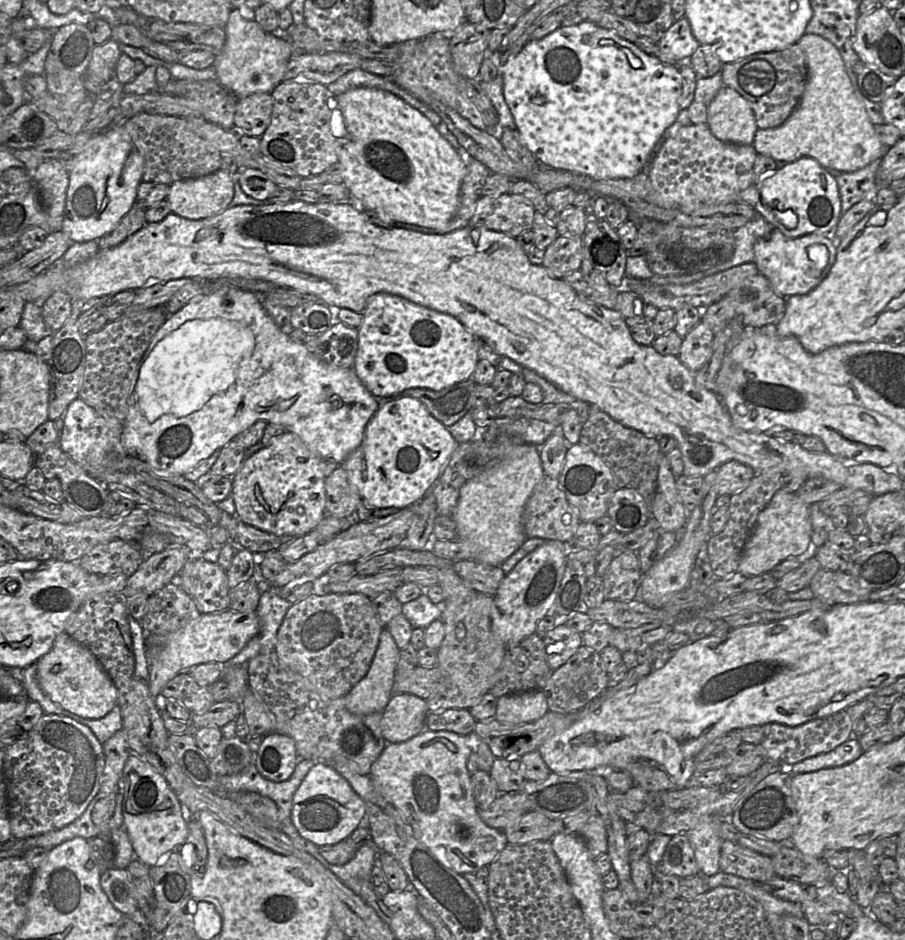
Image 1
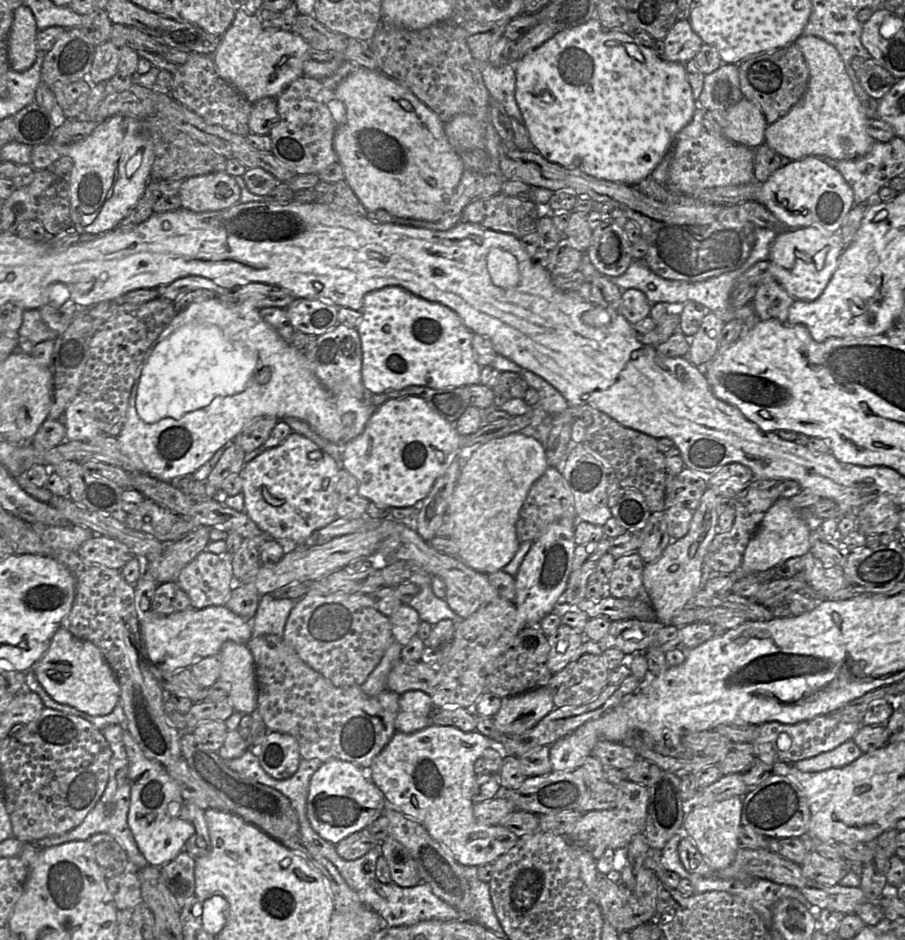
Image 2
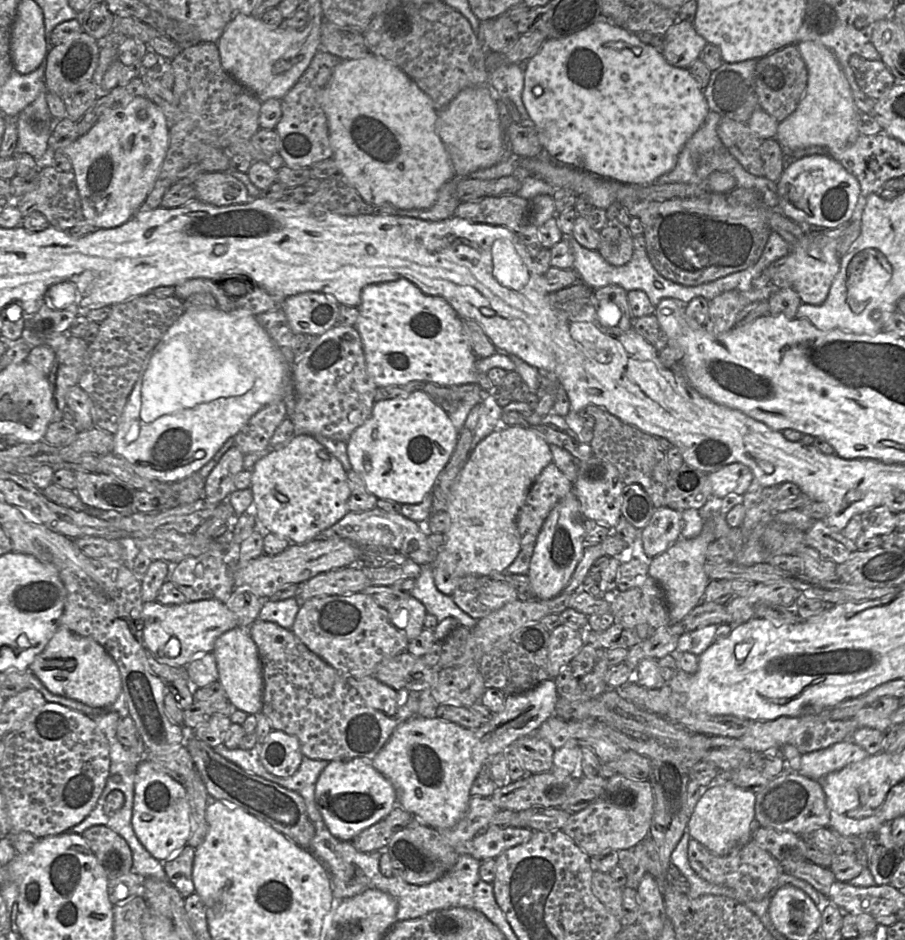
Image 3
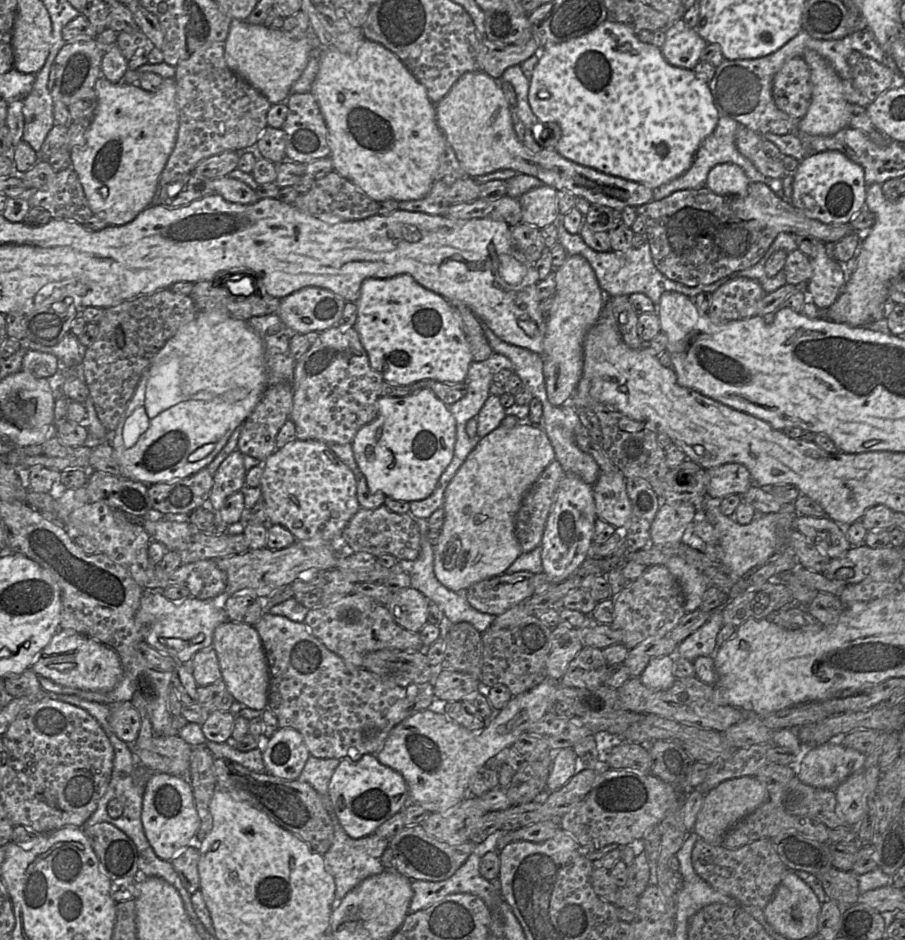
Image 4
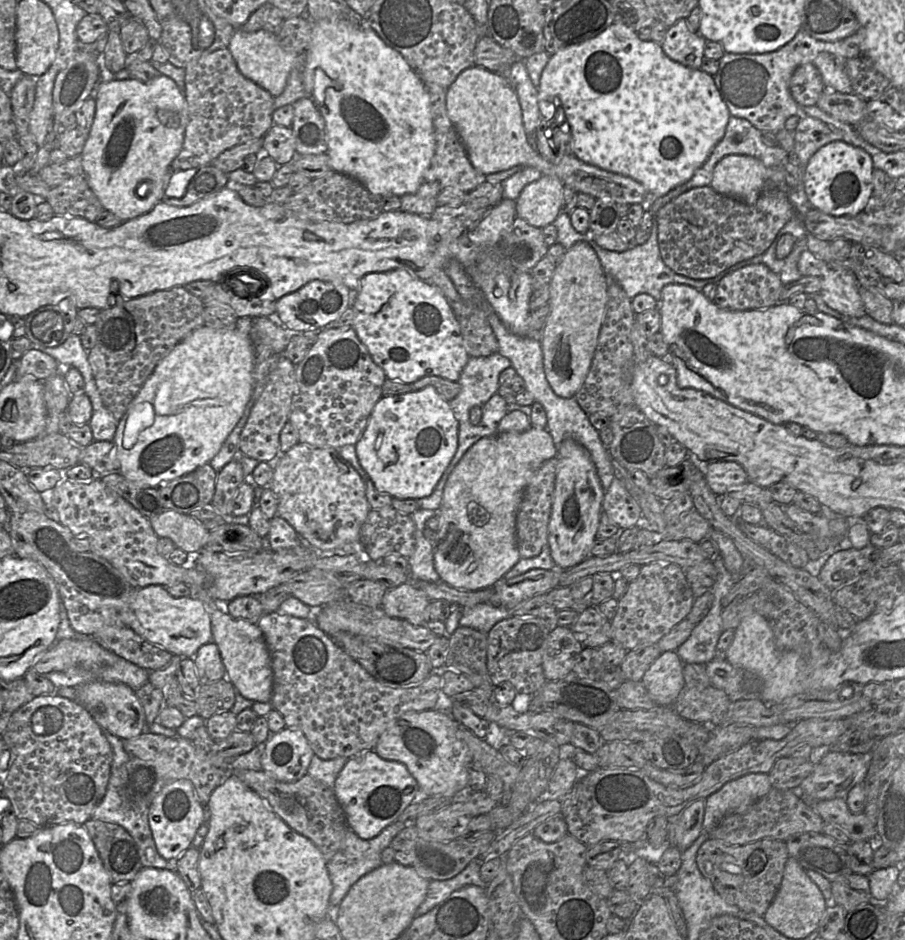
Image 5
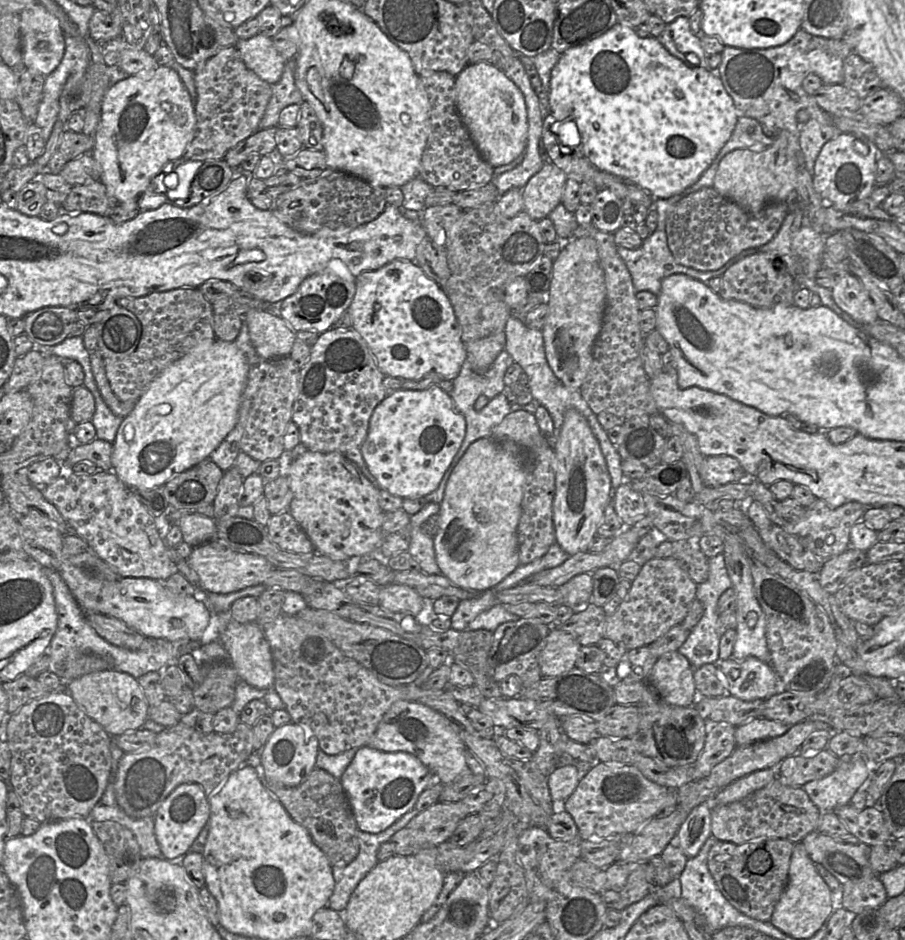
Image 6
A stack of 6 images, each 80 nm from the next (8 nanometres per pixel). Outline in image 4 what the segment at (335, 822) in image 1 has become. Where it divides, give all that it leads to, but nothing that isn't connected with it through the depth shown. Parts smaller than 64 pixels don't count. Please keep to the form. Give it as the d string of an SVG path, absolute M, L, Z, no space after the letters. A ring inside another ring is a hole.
M364 754L357 761L340 760L328 786L332 811L351 838L369 836L409 803L407 783L399 772L381 764L374 754Z

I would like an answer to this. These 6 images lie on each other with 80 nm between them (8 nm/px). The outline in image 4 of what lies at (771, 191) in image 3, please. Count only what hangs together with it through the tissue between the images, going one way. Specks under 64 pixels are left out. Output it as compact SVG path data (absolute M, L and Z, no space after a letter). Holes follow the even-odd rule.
M719 115L719 119L715 129L699 145L691 166L682 175L654 189L653 200L661 200L670 195L671 193L678 191L678 189L685 190L705 187L709 171L715 165L725 162L730 162L740 166L744 170L750 182L764 183L767 186L769 186L771 190L773 190L778 196L783 197L781 178L771 178L764 176L755 168L755 166L746 157L740 154L740 152L736 148L735 135L738 129L742 126L743 125L740 124L738 121L730 117Z

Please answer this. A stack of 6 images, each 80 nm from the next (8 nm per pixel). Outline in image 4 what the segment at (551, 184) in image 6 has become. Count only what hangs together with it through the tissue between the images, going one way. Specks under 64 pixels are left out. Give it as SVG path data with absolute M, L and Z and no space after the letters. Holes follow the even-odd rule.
M544 184L521 195L518 200L522 221L539 229L545 228L551 223L556 223L560 217L557 192L553 187Z

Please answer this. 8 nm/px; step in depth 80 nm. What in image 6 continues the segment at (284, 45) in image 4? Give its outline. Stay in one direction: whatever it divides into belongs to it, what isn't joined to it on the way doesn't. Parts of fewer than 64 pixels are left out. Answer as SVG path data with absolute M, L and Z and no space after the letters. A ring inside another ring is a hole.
M257 34L246 40L238 40L235 47L245 65L262 80L271 85L279 81L286 60L274 48L271 38Z

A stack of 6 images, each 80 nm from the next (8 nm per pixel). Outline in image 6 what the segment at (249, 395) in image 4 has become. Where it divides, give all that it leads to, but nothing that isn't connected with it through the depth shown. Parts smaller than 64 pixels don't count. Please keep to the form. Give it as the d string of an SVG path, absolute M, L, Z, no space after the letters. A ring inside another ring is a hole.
M218 338L207 339L200 342L197 346L188 351L183 357L167 366L151 382L145 393L139 397L131 413L123 418L113 443L114 448L112 453L112 471L127 488L151 490L164 486L176 475L210 457L211 453L225 439L225 437L231 432L237 423L241 397L247 382L247 377L247 360L235 342L222 341Z

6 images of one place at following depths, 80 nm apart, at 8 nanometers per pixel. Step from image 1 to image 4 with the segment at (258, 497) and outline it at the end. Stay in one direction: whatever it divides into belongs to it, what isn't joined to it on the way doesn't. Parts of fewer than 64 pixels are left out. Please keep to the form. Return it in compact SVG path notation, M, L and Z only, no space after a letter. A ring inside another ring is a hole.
M300 440L275 450L262 462L260 489L269 524L287 528L302 543L330 543L342 554L341 533L360 510L351 470L324 442Z

